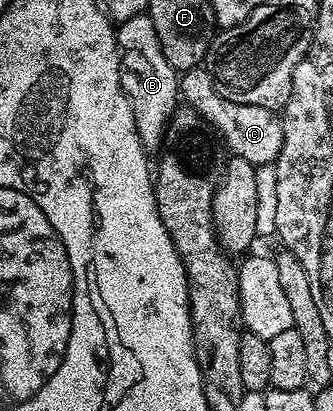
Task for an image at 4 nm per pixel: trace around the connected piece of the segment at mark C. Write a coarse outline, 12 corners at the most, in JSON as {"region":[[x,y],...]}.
{"region":[[204,66],[180,73],[179,96],[224,147],[254,166],[281,152],[274,109],[231,102]]}

